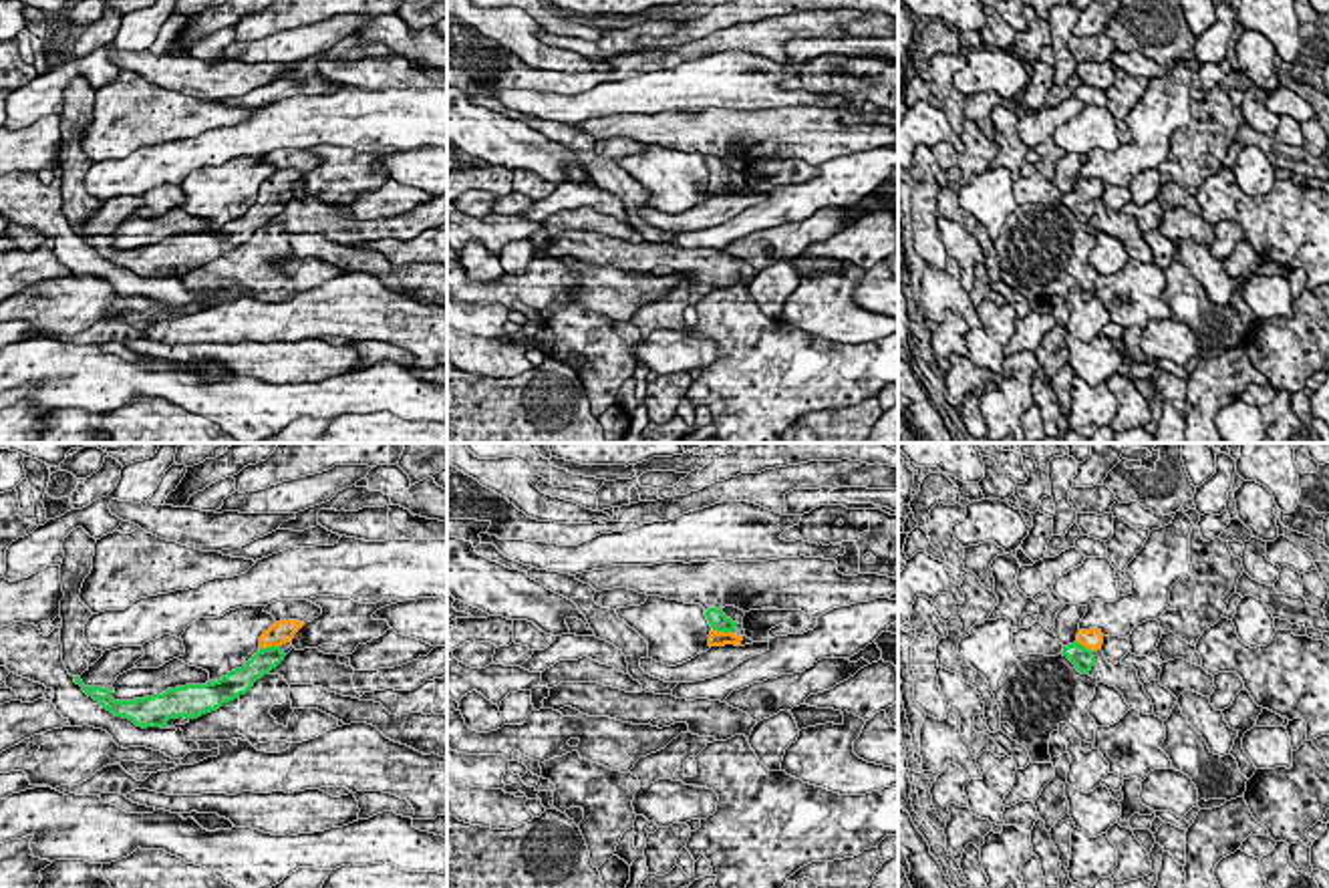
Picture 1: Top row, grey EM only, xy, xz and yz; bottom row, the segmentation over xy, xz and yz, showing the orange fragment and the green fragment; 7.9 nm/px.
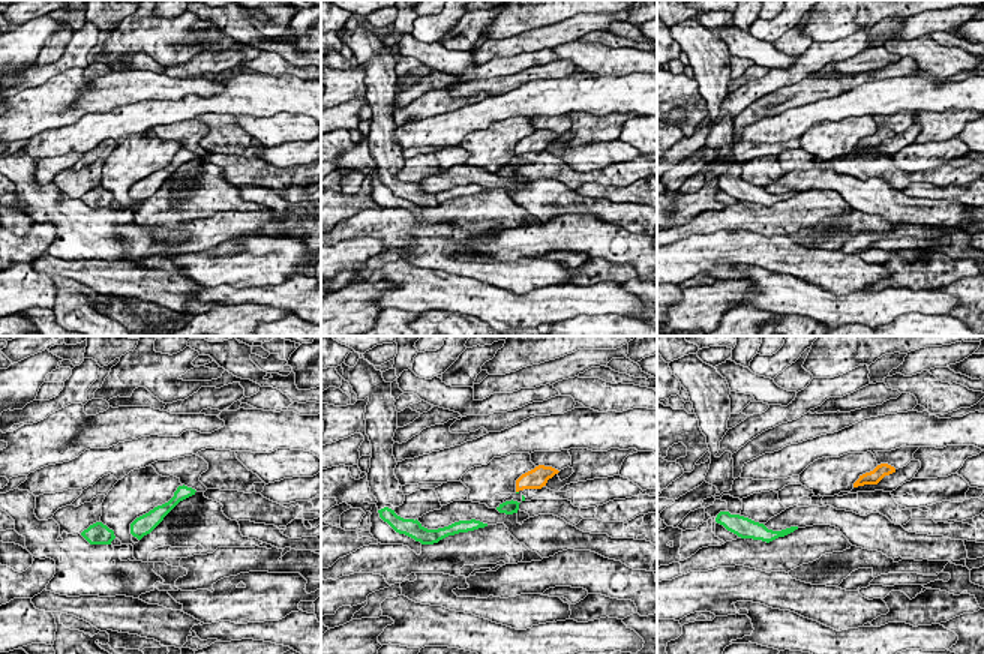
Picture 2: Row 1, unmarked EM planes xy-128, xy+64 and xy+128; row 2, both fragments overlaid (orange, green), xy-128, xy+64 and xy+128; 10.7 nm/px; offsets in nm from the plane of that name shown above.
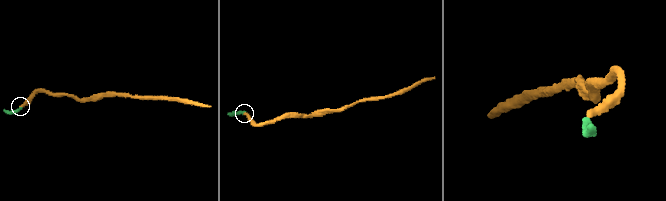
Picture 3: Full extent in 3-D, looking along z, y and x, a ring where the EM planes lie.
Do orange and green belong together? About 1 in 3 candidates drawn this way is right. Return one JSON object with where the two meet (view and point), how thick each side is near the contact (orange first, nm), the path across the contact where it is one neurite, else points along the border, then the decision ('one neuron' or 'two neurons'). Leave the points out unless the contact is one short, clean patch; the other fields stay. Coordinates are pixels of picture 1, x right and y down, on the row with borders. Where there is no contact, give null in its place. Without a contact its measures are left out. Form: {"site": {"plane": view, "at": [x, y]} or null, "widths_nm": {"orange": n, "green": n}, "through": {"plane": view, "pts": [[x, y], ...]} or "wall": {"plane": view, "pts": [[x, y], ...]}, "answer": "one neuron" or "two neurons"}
{"site": {"plane": "xy", "at": [270, 645]}, "widths_nm": {"orange": 190, "green": 190}, "through": {"plane": "xy", "pts": [[280, 633], [270, 645], [266, 659]]}, "answer": "one neuron"}

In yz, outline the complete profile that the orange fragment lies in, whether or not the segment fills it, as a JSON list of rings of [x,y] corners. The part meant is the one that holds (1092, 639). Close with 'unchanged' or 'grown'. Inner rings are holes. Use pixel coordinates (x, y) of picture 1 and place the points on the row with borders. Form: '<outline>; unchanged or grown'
[[[1097,628],[1079,630],[1077,642],[1063,646],[1063,656],[1067,656],[1081,675],[1087,675],[1095,664],[1093,652],[1103,644],[1103,634]]]; grown

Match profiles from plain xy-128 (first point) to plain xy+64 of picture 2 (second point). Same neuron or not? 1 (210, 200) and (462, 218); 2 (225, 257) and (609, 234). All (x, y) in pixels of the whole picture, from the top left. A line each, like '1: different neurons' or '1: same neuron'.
1: same neuron
2: different neurons

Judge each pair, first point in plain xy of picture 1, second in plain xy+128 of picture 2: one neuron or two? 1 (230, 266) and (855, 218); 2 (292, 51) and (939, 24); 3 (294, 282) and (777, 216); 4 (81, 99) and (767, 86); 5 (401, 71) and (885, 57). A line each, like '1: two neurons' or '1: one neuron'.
1: two neurons
2: one neuron
3: one neuron
4: two neurons
5: two neurons

